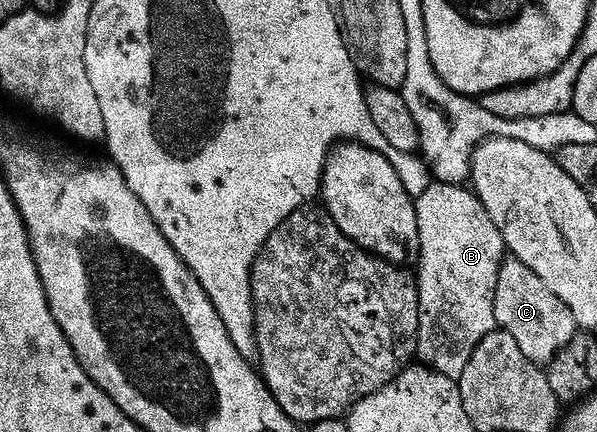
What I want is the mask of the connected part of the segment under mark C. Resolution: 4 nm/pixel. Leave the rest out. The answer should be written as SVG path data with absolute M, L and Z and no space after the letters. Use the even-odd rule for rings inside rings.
M514 258L502 260L499 266L499 278L495 282L495 318L497 327L511 334L511 338L519 342L519 350L539 365L550 361L560 348L574 339L571 310L544 285L539 275Z

